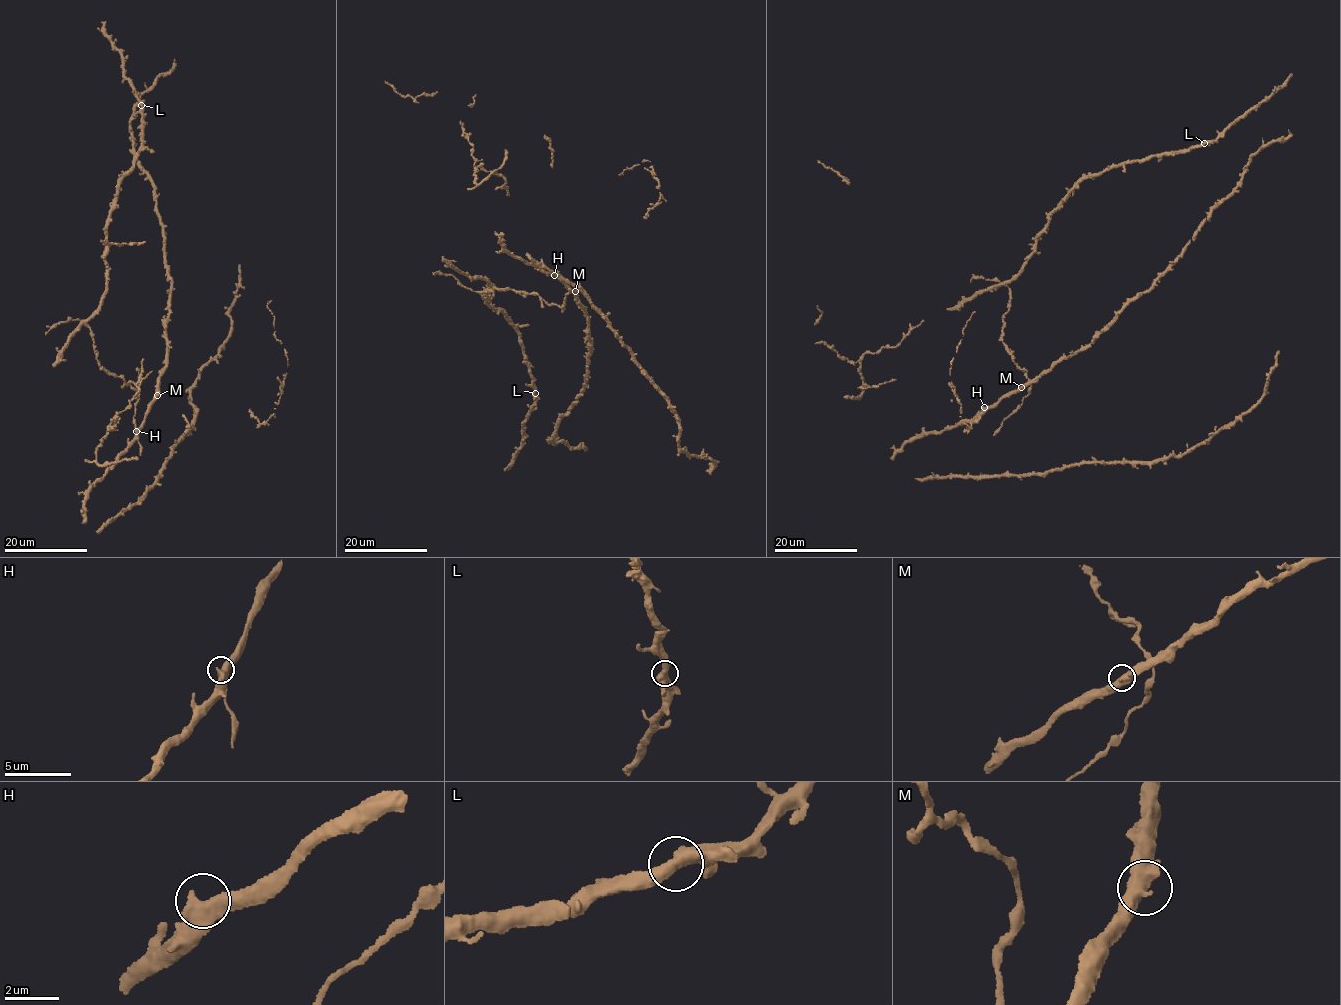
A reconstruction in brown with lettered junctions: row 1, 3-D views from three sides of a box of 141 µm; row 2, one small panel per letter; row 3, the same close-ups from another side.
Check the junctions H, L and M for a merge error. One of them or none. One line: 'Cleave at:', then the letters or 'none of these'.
Cleave at: none of these

